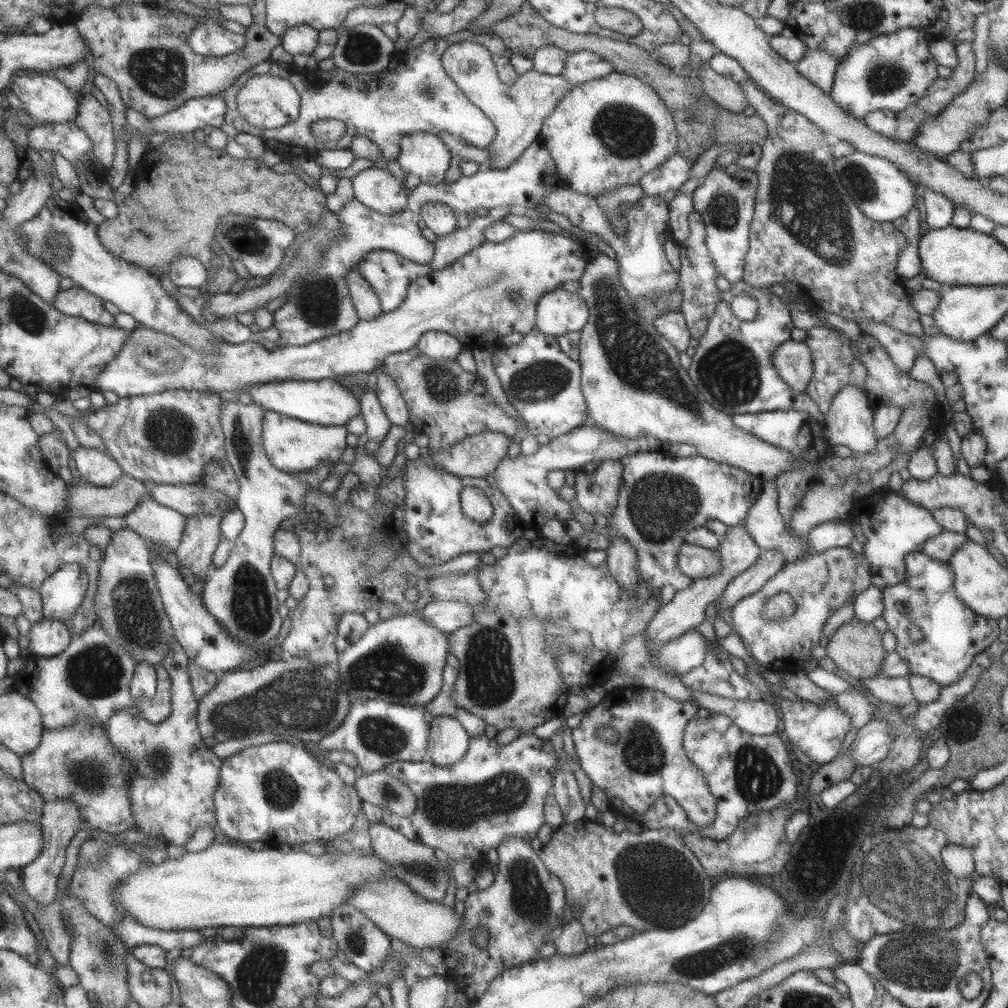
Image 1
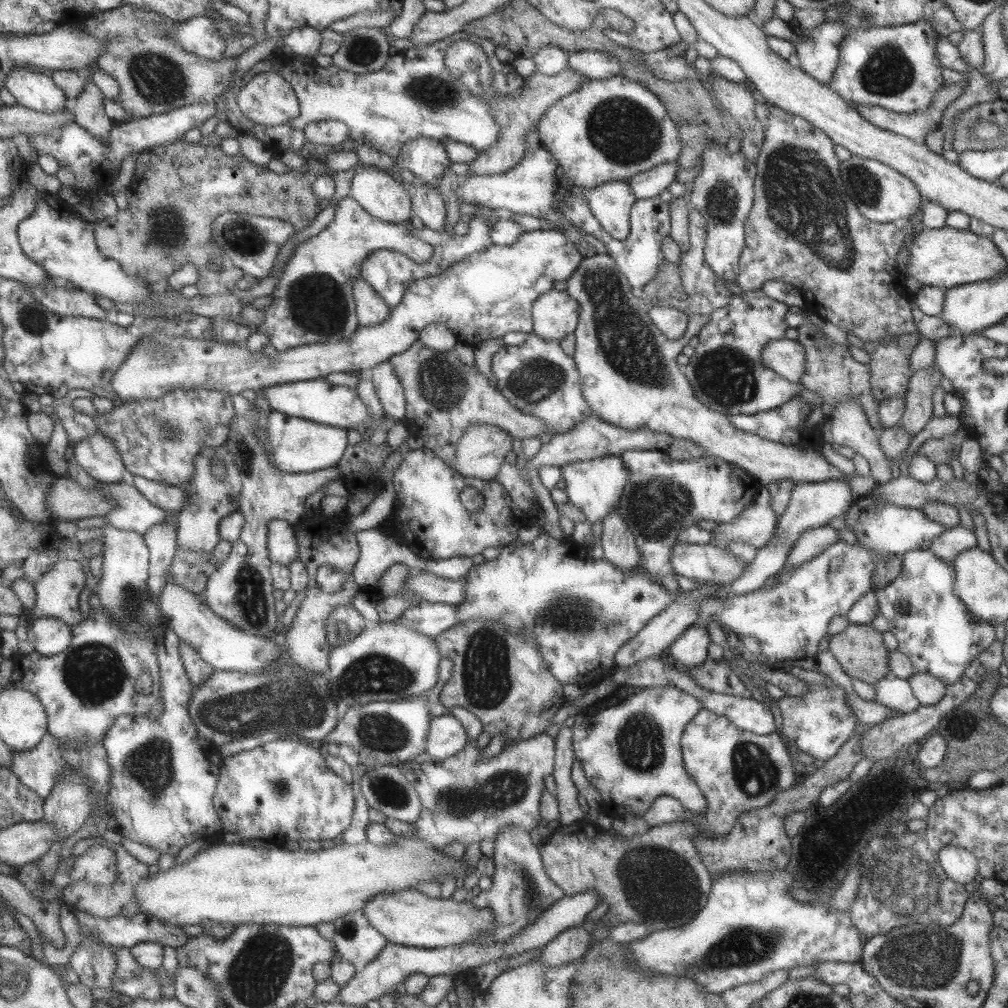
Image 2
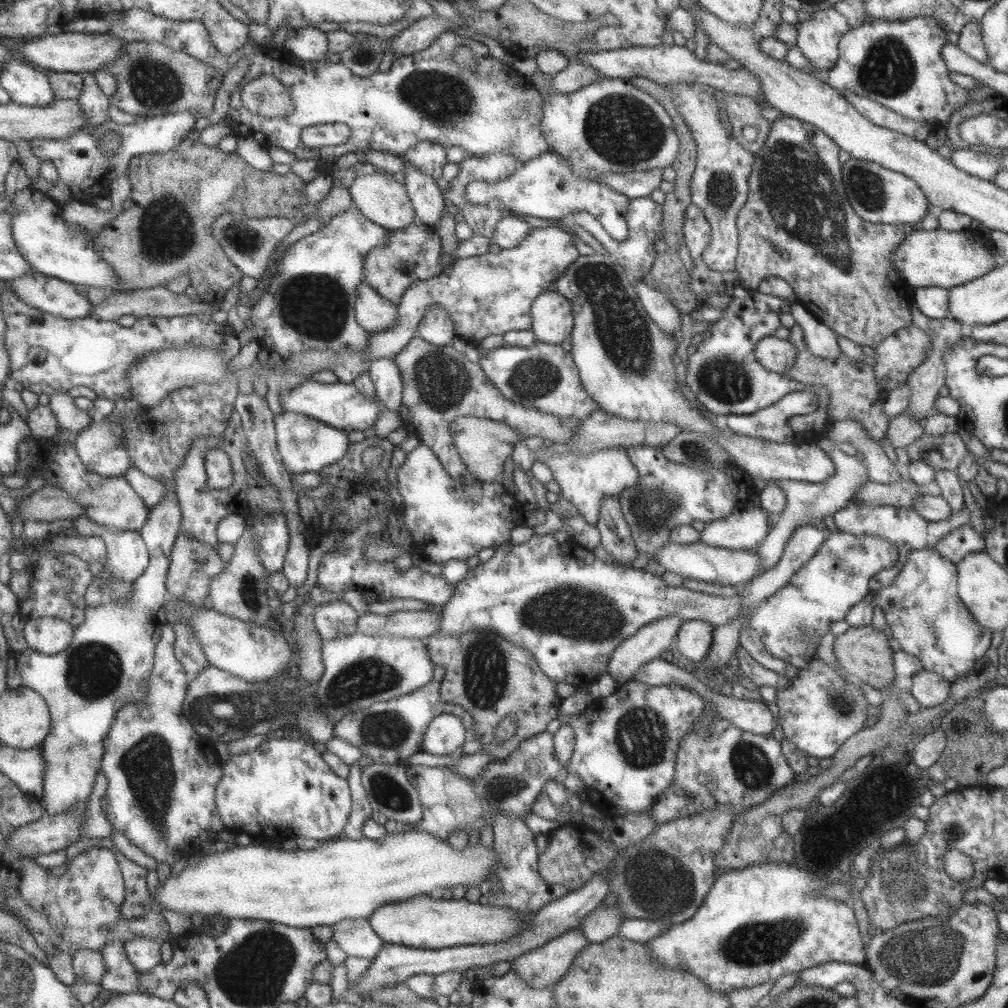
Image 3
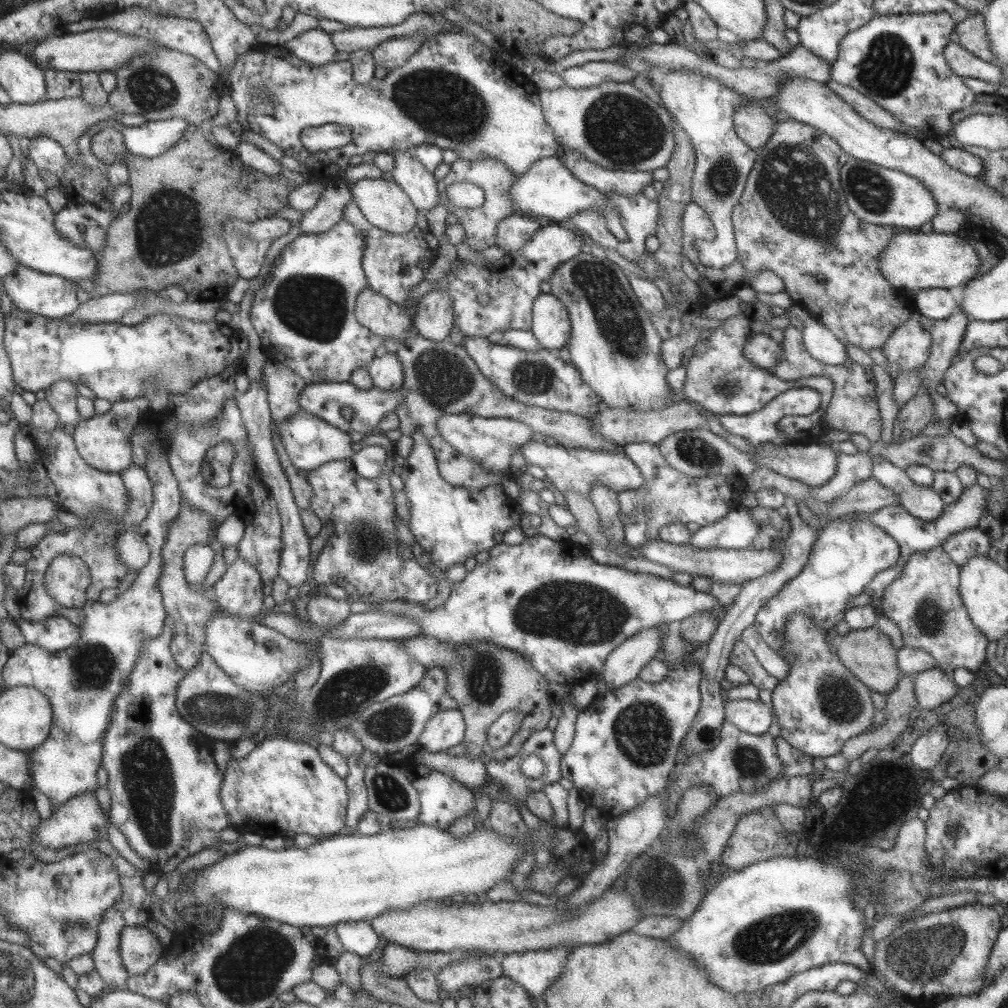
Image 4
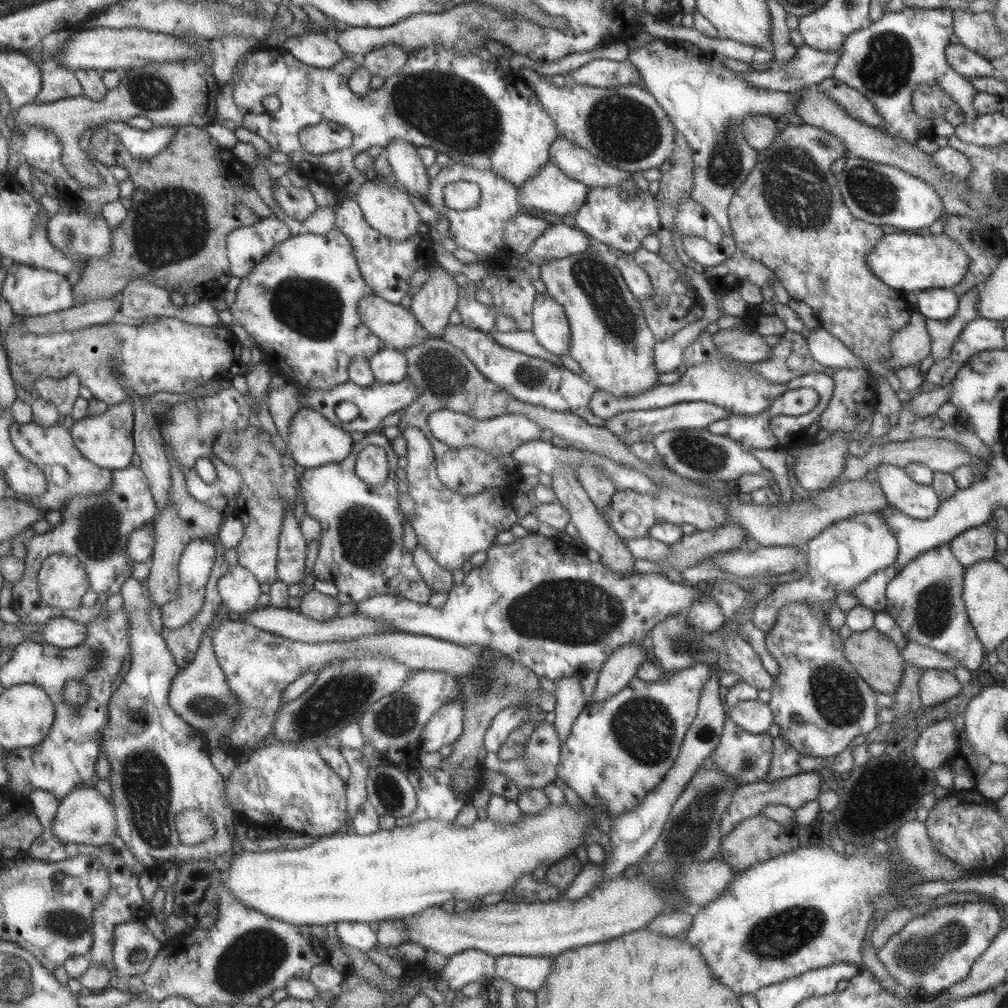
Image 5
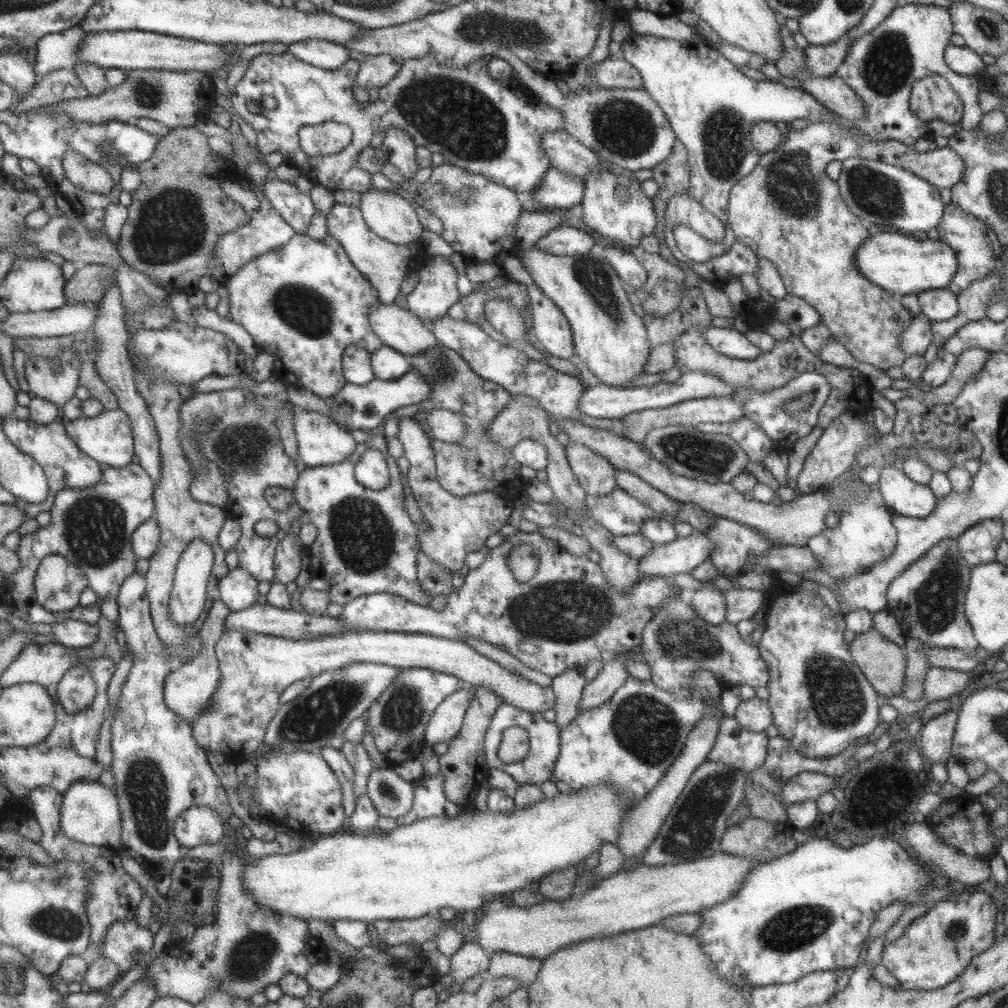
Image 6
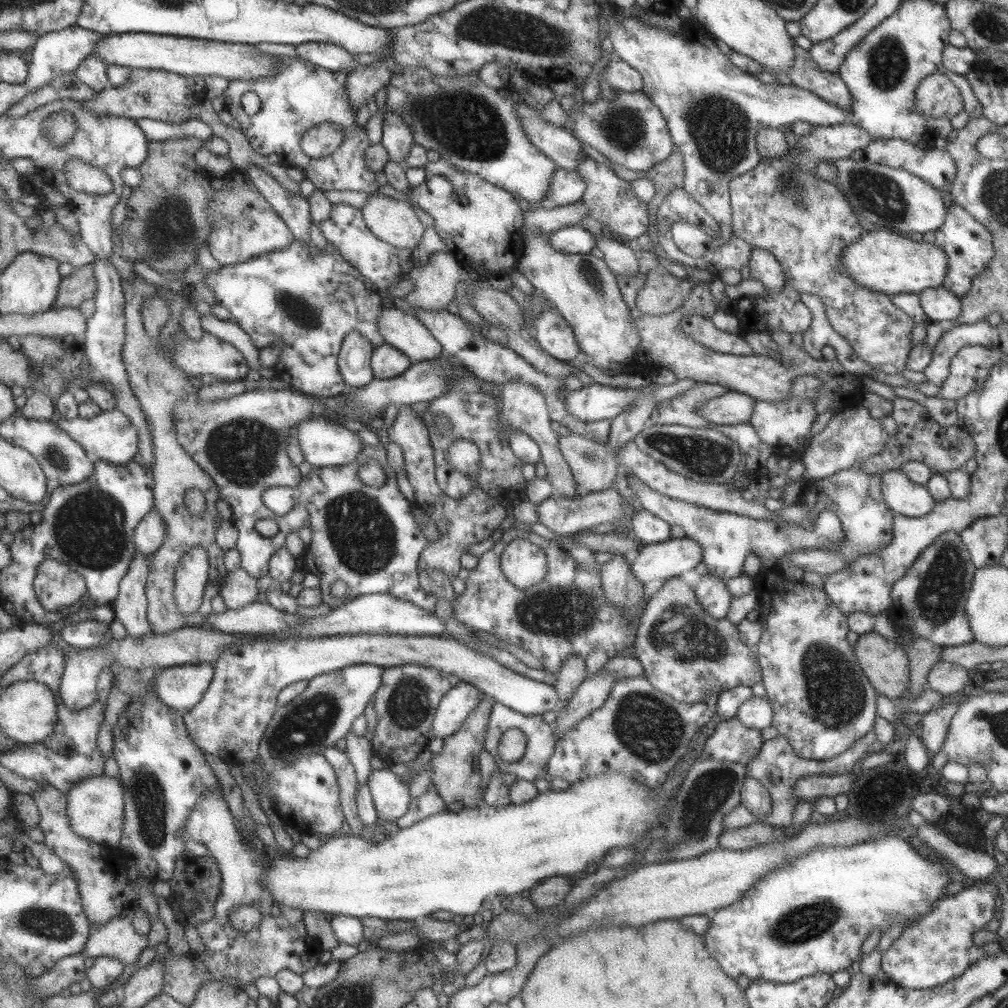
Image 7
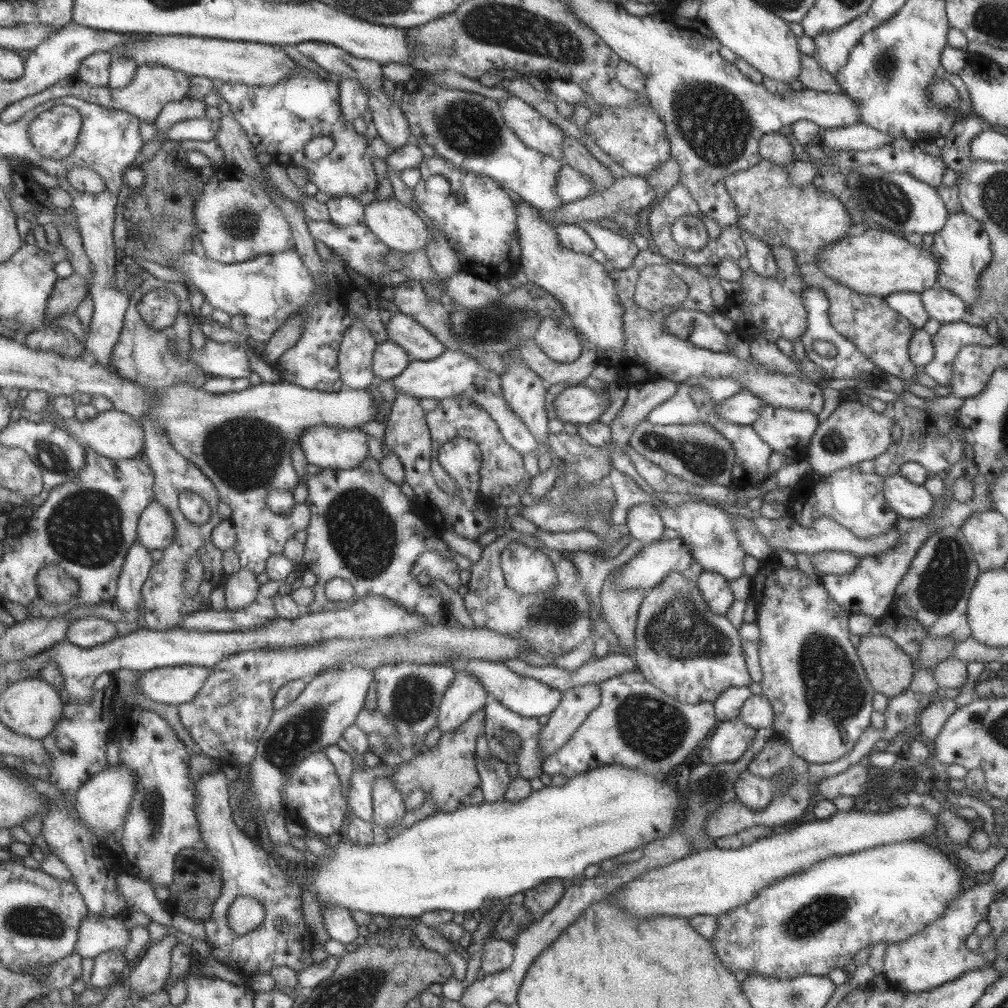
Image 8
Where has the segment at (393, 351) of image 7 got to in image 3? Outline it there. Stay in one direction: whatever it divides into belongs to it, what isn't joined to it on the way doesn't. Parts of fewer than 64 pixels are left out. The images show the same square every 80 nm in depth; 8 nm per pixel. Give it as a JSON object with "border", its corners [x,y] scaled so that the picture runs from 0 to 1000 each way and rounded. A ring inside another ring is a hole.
{"border":[[[389,355],[367,357],[364,370],[378,403],[392,409],[398,403],[399,395],[399,377],[392,358]]]}

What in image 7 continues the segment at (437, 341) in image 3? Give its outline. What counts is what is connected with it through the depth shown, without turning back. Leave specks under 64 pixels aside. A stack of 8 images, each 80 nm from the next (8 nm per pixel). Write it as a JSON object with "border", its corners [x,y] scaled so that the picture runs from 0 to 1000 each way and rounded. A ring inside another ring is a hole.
{"border":[[[444,249],[428,251],[422,264],[407,269],[406,274],[412,282],[410,290],[406,290],[401,298],[428,310],[446,304],[453,281],[465,278],[464,268]]]}

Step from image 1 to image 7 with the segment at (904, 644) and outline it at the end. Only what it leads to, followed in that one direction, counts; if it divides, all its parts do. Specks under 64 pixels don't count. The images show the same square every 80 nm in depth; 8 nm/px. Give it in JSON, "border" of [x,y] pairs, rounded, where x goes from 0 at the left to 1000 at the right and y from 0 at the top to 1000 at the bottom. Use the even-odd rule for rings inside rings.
{"border":[[[949,528],[932,530],[924,540],[920,541],[920,544],[912,549],[898,569],[886,578],[880,610],[890,619],[890,623],[904,624],[904,627],[907,627],[910,632],[916,632],[937,642],[963,637],[965,631],[956,603],[968,564],[963,558],[957,539],[953,538]]]}

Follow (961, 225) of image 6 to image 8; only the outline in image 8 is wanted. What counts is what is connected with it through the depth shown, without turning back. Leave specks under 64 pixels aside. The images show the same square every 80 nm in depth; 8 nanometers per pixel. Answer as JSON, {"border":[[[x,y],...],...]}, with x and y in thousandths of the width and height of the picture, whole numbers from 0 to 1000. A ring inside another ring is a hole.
{"border":[[[955,208],[940,211],[936,226],[926,231],[925,237],[925,242],[920,248],[932,263],[929,283],[947,292],[958,304],[967,304],[973,293],[969,279],[973,271],[981,265],[984,256],[980,234],[973,221]]]}

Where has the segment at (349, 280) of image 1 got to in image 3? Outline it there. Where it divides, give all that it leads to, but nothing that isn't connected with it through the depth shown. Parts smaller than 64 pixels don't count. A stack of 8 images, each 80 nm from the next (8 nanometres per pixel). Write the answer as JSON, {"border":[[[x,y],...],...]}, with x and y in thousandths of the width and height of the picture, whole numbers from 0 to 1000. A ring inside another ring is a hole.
{"border":[[[356,278],[352,289],[351,315],[357,325],[366,330],[376,330],[390,325],[394,318],[394,303],[388,302]]]}

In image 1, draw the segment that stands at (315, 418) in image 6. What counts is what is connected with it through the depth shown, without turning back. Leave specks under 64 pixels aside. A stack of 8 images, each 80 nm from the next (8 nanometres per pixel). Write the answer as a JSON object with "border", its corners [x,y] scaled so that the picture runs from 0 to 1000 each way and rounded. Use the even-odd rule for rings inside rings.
{"border":[[[263,407],[260,415],[260,441],[268,459],[278,467],[287,469],[307,466],[326,458],[333,458],[343,445],[342,422],[318,423],[287,415],[282,411]]]}

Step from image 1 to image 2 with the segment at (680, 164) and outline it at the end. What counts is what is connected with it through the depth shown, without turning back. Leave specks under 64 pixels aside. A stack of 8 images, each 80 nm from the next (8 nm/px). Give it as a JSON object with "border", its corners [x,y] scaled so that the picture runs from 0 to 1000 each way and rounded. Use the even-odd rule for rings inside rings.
{"border":[[[671,159],[660,161],[644,169],[629,173],[624,179],[620,178],[623,188],[628,194],[634,197],[648,196],[663,186],[669,179],[669,170],[673,167]]]}

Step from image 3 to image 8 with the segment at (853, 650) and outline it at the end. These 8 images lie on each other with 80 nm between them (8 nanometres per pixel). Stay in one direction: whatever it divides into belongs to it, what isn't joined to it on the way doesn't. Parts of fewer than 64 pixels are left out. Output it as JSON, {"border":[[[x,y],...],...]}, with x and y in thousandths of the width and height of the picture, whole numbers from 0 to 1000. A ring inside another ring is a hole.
{"border":[[[868,627],[855,631],[849,646],[868,688],[884,692],[903,680],[906,655],[884,634]]]}

